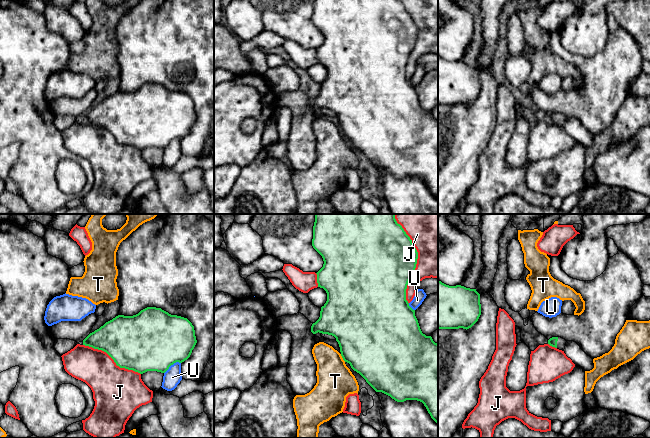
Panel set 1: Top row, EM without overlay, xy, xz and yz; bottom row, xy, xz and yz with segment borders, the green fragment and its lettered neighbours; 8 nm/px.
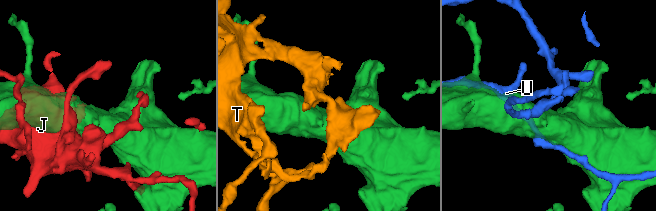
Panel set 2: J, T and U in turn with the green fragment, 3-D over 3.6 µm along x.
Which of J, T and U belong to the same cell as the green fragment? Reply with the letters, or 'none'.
none

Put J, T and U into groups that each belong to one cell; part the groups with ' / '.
J / T / U

